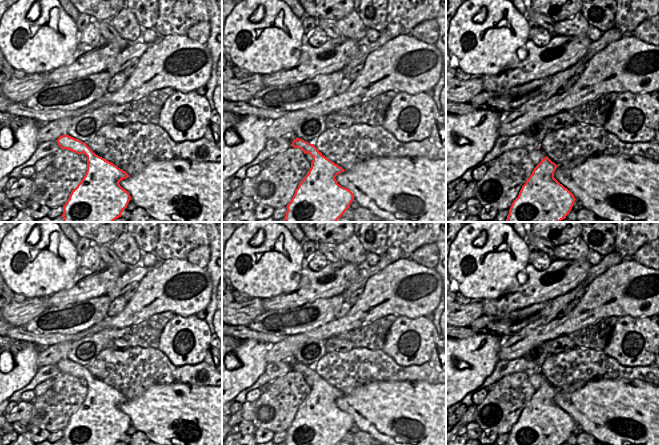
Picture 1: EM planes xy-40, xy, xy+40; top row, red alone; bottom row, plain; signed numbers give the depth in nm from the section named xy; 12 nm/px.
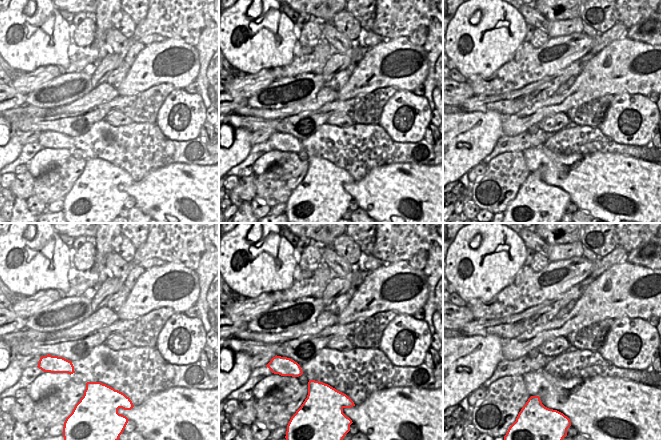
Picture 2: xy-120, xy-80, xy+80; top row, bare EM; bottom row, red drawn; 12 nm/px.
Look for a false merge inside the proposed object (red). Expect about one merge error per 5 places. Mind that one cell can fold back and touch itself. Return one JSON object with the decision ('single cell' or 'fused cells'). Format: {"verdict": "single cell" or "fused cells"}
{"verdict": "single cell"}

